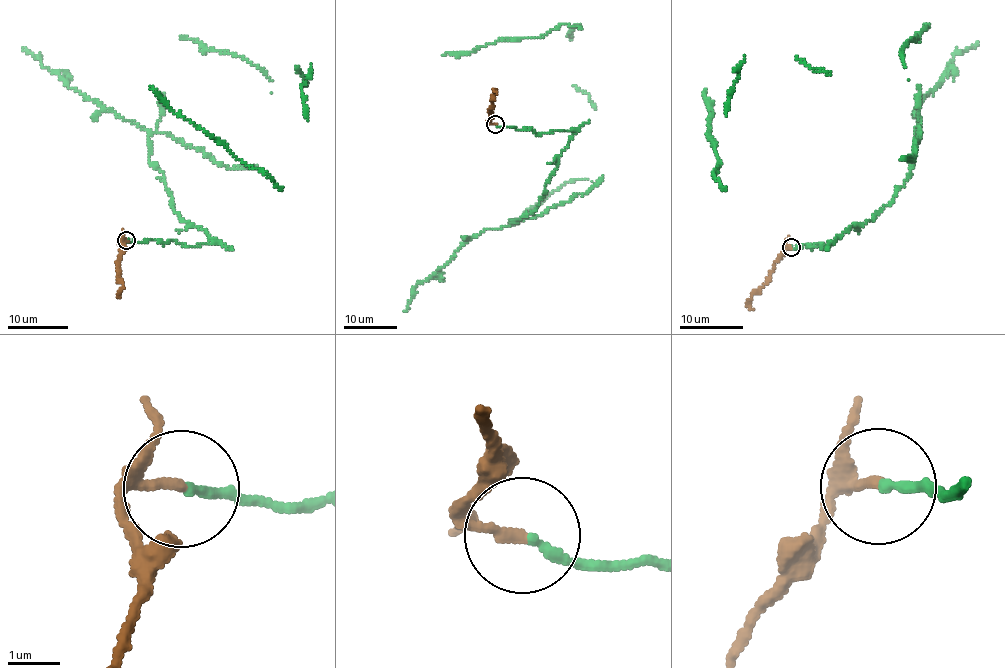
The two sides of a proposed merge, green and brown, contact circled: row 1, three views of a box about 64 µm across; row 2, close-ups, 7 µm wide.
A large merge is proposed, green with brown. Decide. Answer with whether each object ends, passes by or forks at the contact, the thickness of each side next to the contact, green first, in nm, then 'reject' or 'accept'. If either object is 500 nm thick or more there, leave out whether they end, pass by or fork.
green ends | brown ends | 180/200 nm | reject

